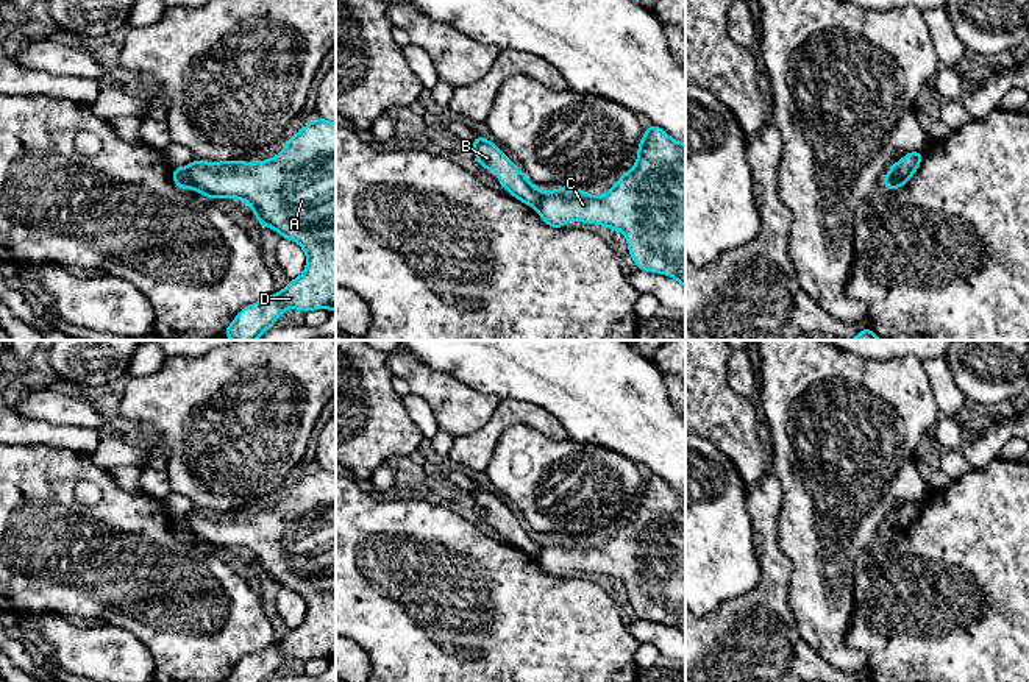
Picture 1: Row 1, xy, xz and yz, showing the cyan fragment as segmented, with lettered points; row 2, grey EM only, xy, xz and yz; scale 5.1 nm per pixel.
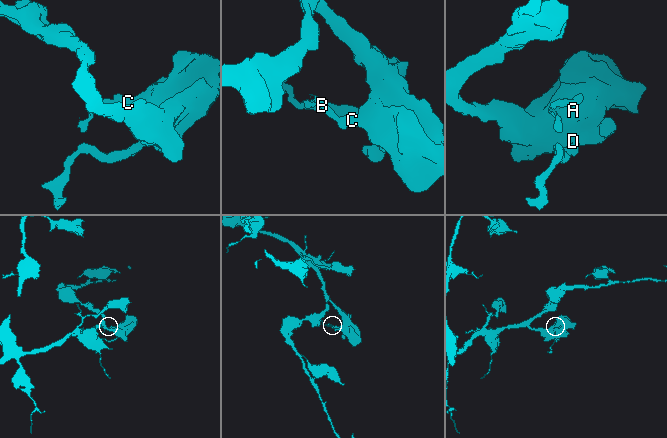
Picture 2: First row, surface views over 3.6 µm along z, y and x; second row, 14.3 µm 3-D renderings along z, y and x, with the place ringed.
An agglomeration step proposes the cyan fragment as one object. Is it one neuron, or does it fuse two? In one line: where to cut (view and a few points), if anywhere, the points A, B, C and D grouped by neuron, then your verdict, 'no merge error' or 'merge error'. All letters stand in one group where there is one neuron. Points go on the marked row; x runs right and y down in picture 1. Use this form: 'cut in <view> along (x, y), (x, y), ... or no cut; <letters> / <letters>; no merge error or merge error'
cut in xy along (186, 167), (192, 188); A C D / B; merge error

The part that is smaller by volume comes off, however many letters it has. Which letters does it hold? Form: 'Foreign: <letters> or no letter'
Foreign: B

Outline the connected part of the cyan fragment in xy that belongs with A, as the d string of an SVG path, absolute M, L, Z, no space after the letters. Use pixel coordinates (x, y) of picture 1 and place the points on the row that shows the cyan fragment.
M314 119L272 159L259 162L194 159L187 165L192 189L217 198L239 198L258 217L259 225L275 229L281 237L297 242L306 253L304 272L290 279L269 298L245 306L225 329L231 340L256 340L286 309L309 312L336 309L336 122Z

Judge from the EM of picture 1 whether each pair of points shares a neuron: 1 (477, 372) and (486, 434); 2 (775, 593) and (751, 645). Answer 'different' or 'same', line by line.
1: different
2: same

